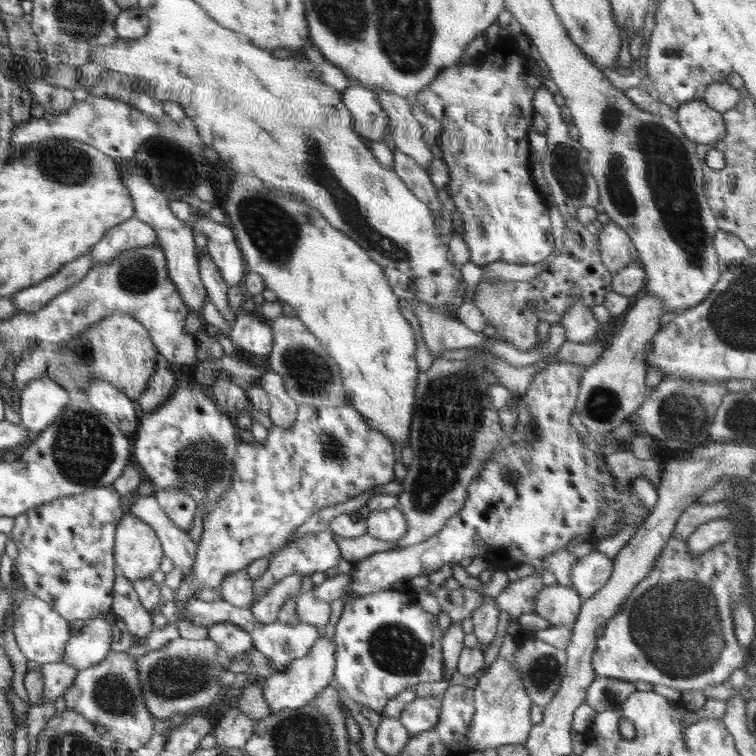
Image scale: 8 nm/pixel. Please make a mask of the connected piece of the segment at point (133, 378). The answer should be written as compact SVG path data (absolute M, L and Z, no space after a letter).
M114 311L100 322L93 324L70 341L64 341L60 349L49 354L46 376L77 396L86 393L92 380L104 380L133 401L146 391L150 377L156 369L154 344L148 331L129 312Z

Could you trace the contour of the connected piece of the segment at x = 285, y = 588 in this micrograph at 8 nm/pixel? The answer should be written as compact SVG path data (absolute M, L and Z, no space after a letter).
M290 574L281 578L270 590L264 593L252 606L250 610L255 616L258 624L270 624L277 621L277 614L283 607L285 600L291 594L299 594L303 575Z

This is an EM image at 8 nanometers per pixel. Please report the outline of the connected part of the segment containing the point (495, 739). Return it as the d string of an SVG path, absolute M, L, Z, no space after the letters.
M506 634L500 647L499 655L484 672L478 677L478 682L473 686L473 695L475 702L475 713L469 725L466 750L470 752L479 750L484 751L486 748L496 748L505 744L525 744L528 740L531 728L533 727L530 721L530 706L532 706L532 699L526 694L525 688L521 683L521 674L517 671L515 664L515 654L519 649L518 642L513 640L513 637Z

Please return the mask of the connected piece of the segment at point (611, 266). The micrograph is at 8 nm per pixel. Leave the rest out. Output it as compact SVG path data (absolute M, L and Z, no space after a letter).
M609 221L603 225L596 237L599 242L601 263L612 274L637 261L637 248L621 226Z

